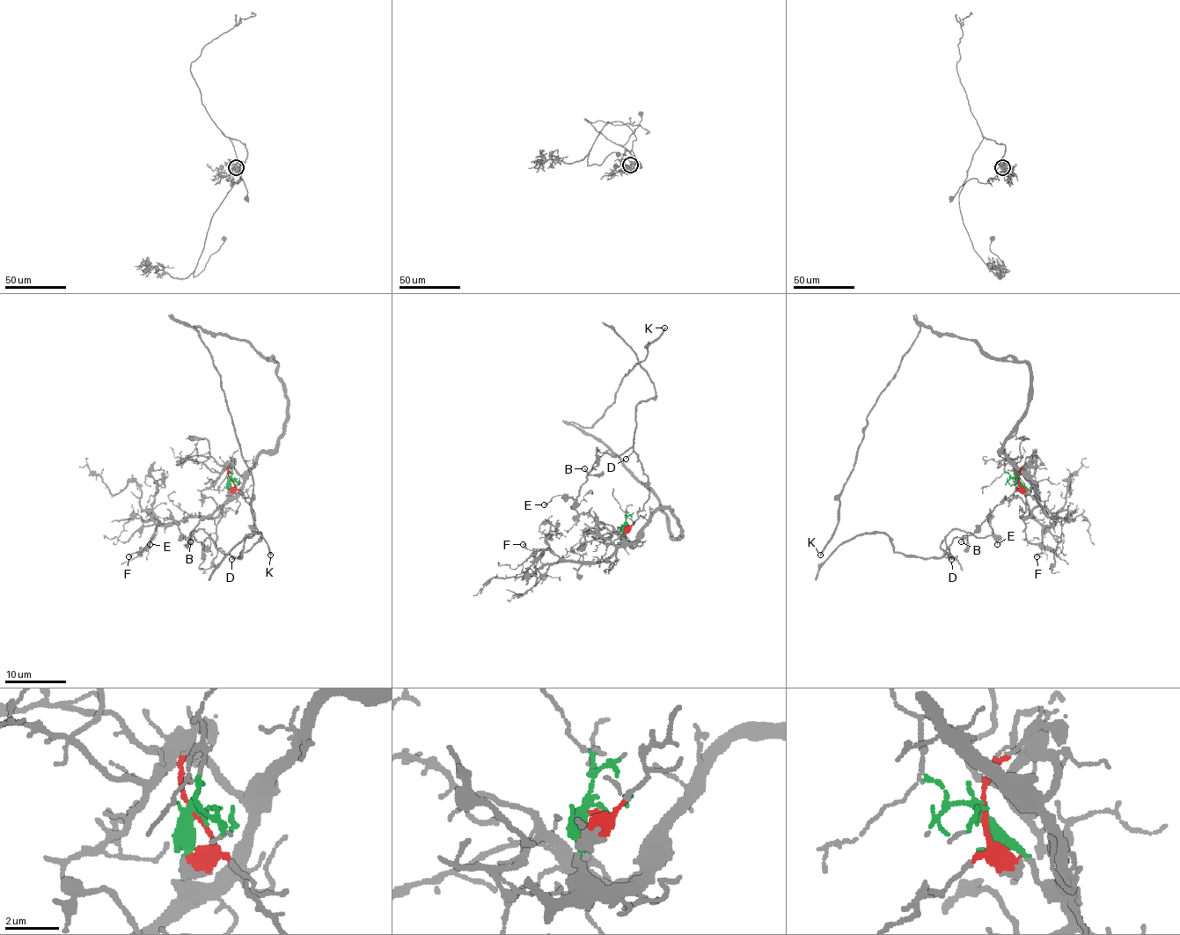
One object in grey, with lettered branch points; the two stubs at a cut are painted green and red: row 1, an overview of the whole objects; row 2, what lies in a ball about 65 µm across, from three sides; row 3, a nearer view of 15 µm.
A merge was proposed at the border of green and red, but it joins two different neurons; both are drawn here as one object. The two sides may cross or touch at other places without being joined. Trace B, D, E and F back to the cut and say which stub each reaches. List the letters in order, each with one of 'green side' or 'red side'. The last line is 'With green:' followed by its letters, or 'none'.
B: red side
D: red side
E: red side
F: green side
With green: F

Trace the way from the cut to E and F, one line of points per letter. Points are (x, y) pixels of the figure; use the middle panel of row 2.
E: (626, 526), (648, 499), (648, 479), (632, 448), (616, 456), (604, 452), (576, 499), (560, 495), (544, 505)
F: (626, 526), (621, 544), (603, 561), (564, 561), (550, 550), (527, 548), (523, 544)

